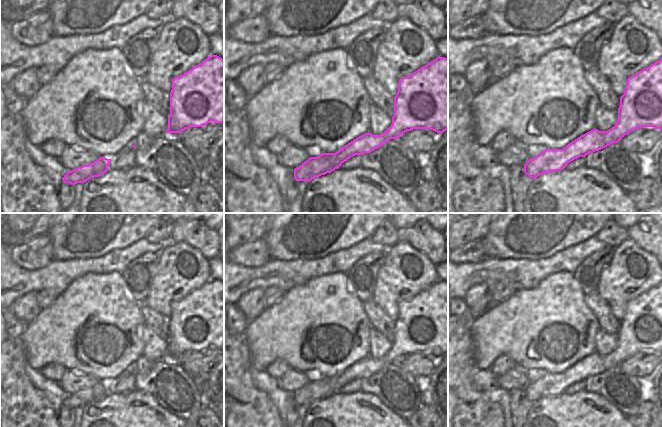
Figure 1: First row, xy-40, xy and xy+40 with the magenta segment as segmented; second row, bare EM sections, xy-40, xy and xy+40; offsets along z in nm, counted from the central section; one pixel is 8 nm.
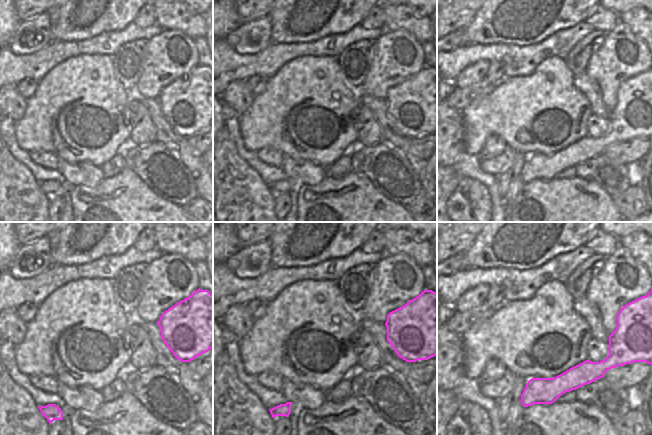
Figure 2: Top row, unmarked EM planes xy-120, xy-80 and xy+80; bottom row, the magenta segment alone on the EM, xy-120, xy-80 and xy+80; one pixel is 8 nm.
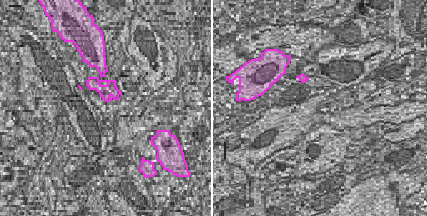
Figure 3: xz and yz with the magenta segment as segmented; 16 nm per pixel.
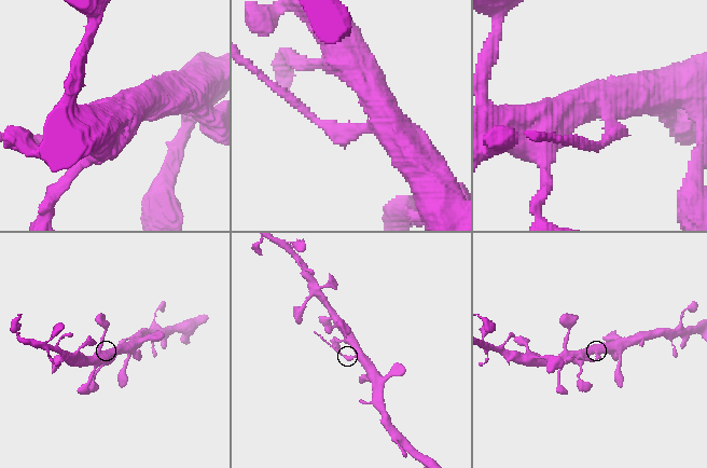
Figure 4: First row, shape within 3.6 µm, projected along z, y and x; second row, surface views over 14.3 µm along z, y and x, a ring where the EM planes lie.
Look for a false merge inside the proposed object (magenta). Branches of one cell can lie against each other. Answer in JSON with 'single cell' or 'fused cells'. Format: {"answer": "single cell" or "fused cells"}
{"answer": "fused cells"}

